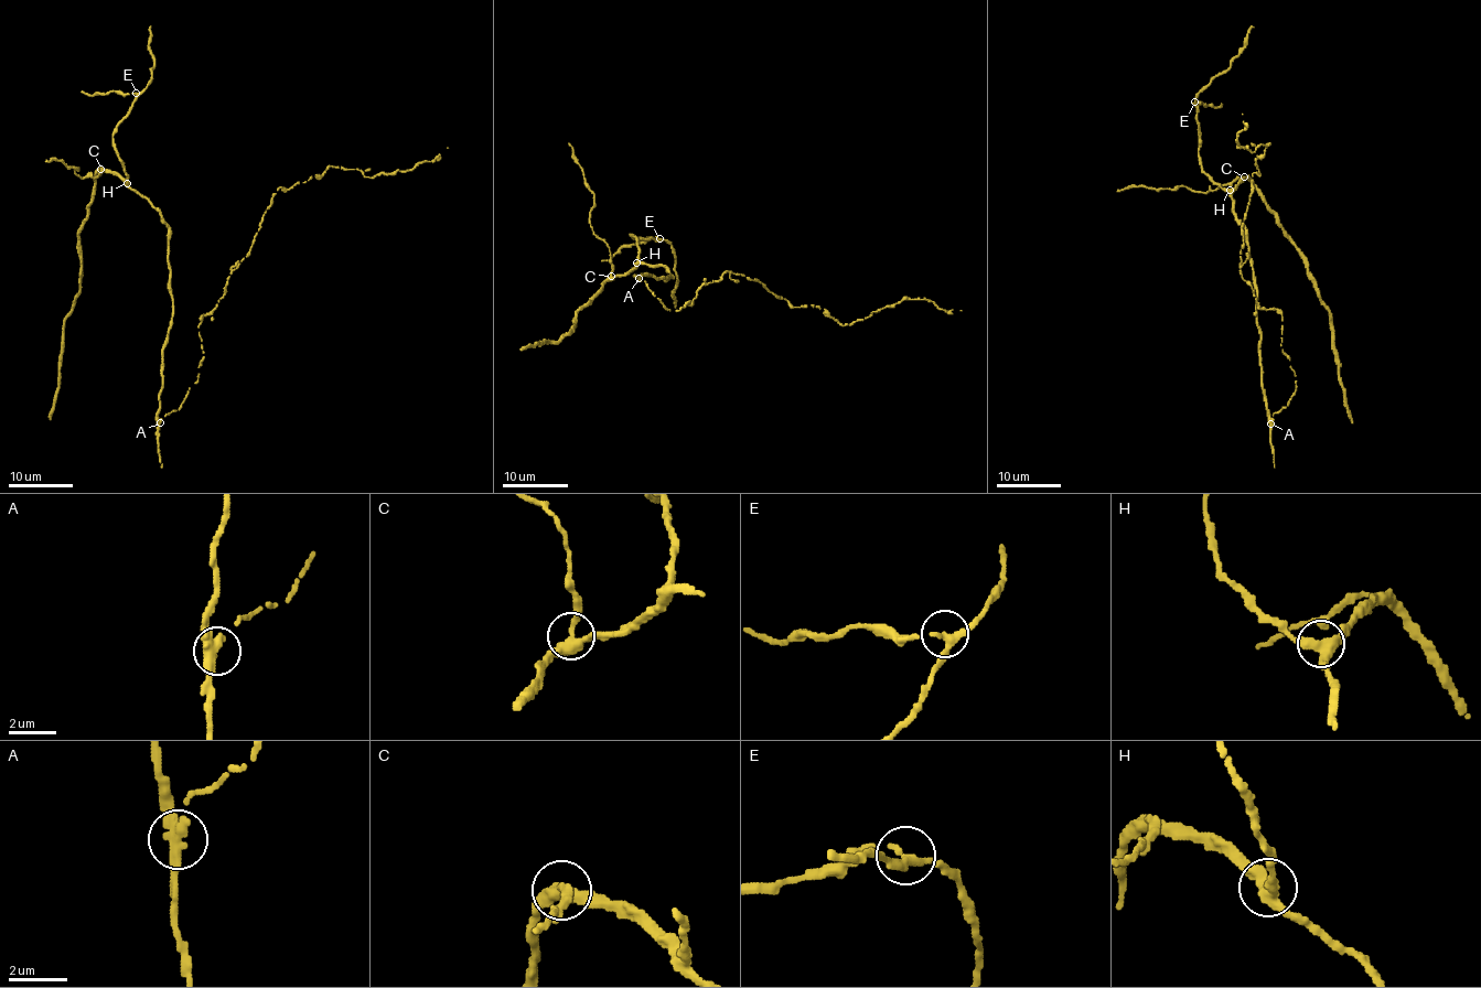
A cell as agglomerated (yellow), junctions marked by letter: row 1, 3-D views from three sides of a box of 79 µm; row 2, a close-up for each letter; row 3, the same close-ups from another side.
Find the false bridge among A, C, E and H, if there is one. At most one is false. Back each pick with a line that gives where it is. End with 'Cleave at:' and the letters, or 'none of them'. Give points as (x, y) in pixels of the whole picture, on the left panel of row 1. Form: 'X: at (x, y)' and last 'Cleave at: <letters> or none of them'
A: at (160, 422)
Cleave at: A

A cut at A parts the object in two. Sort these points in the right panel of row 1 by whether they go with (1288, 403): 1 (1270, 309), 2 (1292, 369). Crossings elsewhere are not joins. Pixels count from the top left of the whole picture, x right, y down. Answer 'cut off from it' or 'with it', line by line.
1: with it
2: with it

